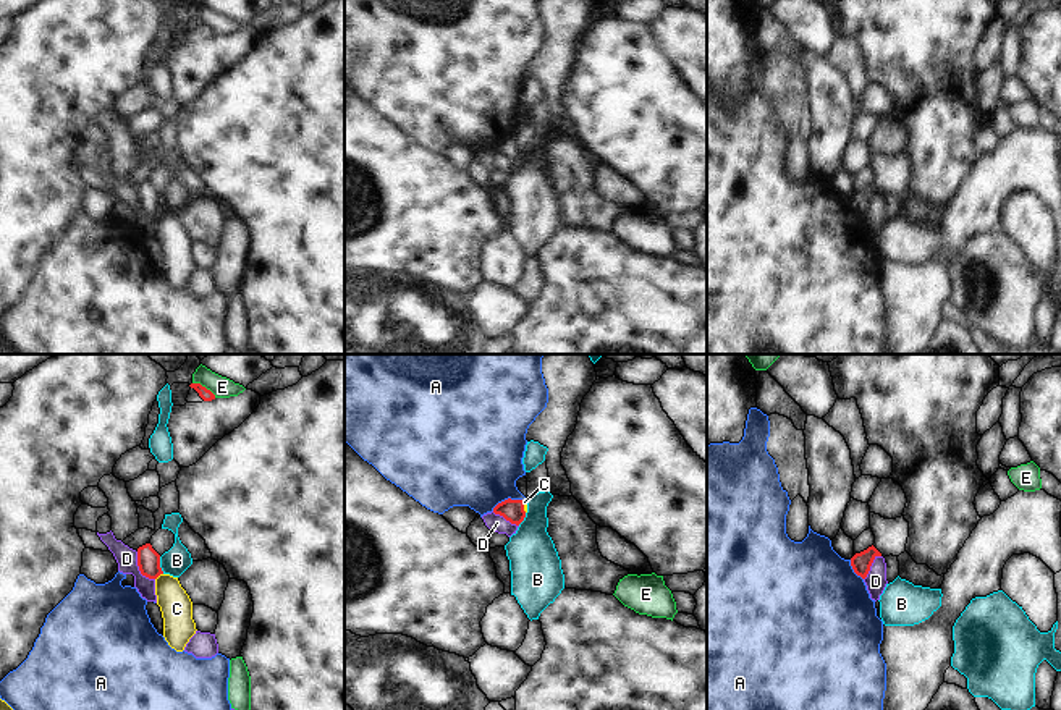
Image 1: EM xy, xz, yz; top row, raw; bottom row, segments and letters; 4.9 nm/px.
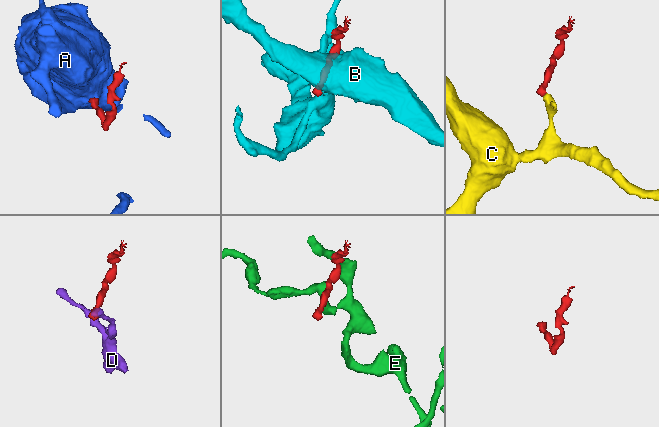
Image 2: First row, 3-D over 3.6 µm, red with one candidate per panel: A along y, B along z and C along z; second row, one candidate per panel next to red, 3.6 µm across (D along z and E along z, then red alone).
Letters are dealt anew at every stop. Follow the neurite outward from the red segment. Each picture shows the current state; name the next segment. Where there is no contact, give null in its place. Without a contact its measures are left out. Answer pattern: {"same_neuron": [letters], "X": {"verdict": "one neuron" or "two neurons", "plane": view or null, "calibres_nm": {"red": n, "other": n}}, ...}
{"same_neuron": [], "A": {"verdict": "two neurons", "plane": "xz", "calibres_nm": {"red": 110, "other": 460}}, "B": {"verdict": "two neurons", "plane": "xy", "calibres_nm": {"red": 110, "other": 140}}, "C": {"verdict": "two neurons", "plane": "xy", "calibres_nm": {"red": 110, "other": 160}}, "D": {"verdict": "two neurons", "plane": "xy", "calibres_nm": {"red": 110, "other": 110}}, "E": {"verdict": "two neurons", "plane": "xy", "calibres_nm": {"red": 60, "other": 110}}}

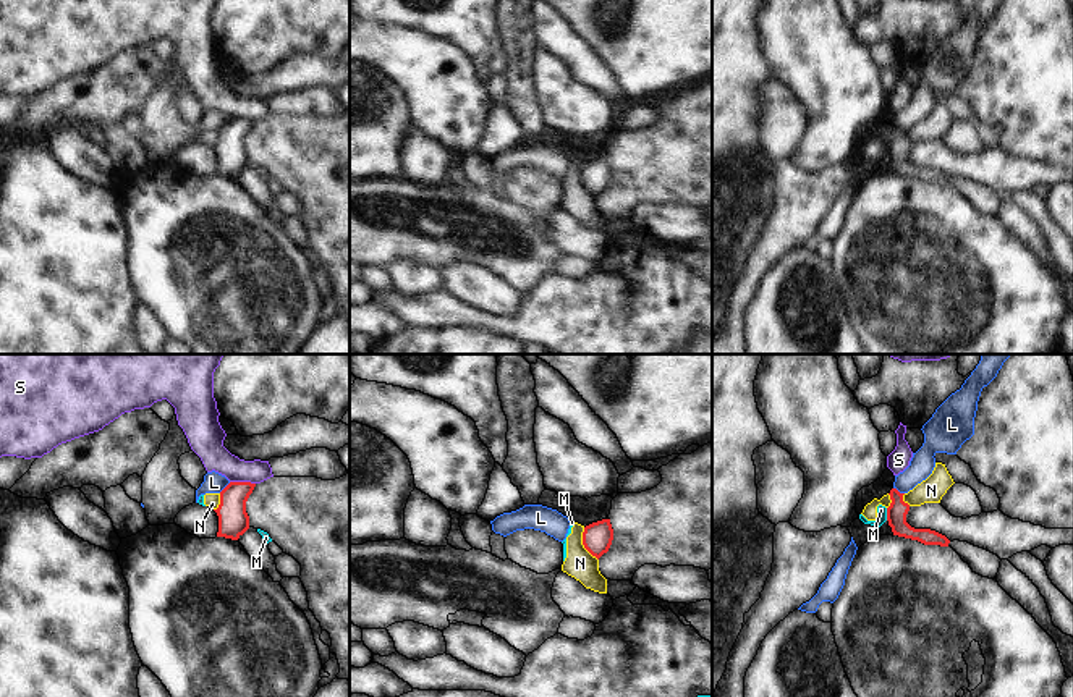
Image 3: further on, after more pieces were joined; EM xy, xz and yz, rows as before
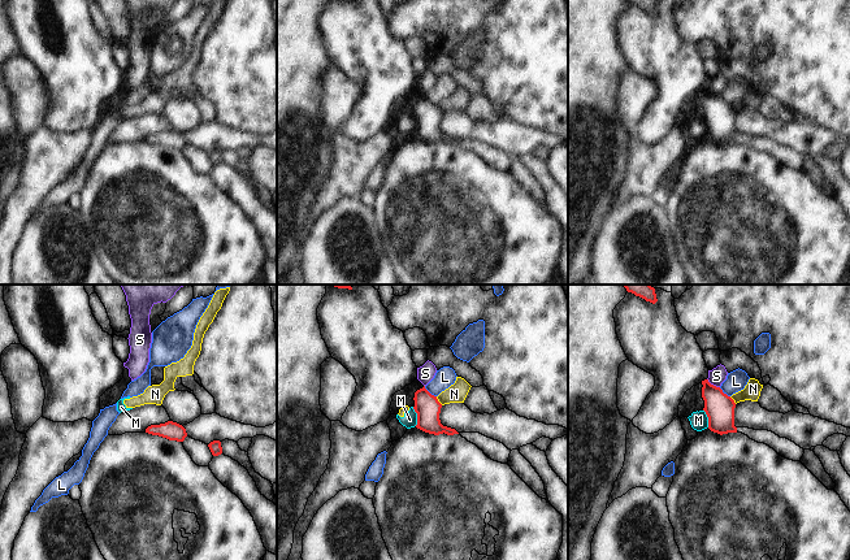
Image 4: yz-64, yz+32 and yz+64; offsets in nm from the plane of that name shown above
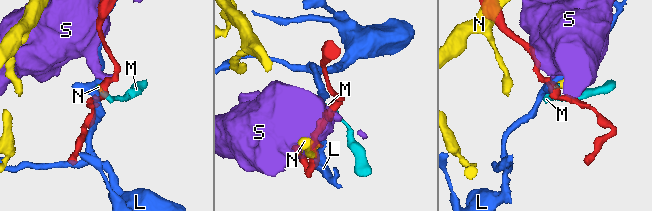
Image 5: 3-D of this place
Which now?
{"same_neuron": [], "L": {"verdict": "two neurons", "plane": "xy", "calibres_nm": {"red": 160, "other": 110}}, "M": {"verdict": "two neurons", "plane": "yz", "calibres_nm": {"red": 100, "other": 50}}, "N": {"verdict": "two neurons", "plane": "xz", "calibres_nm": {"red": 150, "other": 150}}, "S": {"verdict": "two neurons", "plane": "xy", "calibres_nm": {"red": 160, "other": 140}}}

